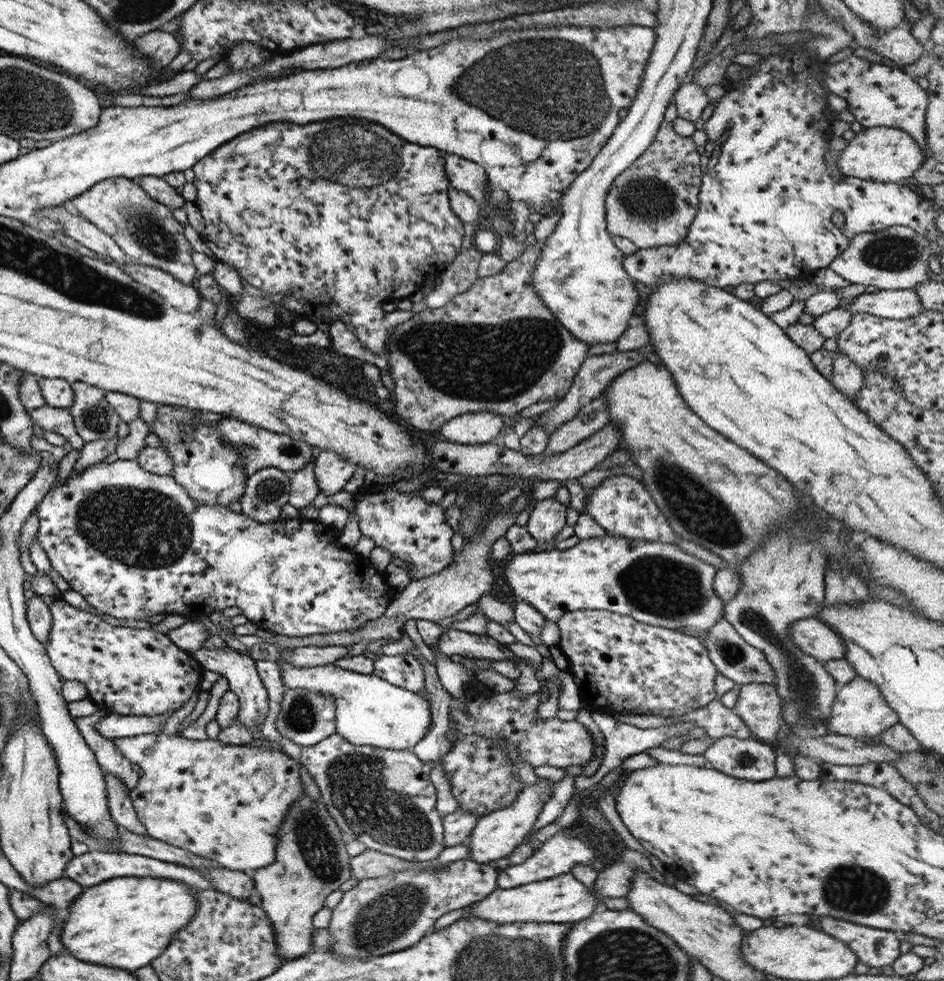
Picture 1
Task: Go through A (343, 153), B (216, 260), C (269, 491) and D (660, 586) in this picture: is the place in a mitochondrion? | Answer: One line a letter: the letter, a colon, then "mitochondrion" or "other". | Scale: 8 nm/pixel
A: mitochondrion
B: other
C: mitochondrion
D: mitochondrion

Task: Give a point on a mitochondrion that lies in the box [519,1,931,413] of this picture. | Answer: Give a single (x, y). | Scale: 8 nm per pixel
(646, 199)

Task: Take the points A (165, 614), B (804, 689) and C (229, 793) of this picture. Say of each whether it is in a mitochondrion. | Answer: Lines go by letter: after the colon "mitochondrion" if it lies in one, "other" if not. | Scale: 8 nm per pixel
A: other
B: mitochondrion
C: other

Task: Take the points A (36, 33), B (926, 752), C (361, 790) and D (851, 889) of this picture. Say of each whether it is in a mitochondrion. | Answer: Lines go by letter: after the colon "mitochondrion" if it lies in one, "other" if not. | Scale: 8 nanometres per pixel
A: other
B: other
C: mitochondrion
D: mitochondrion

